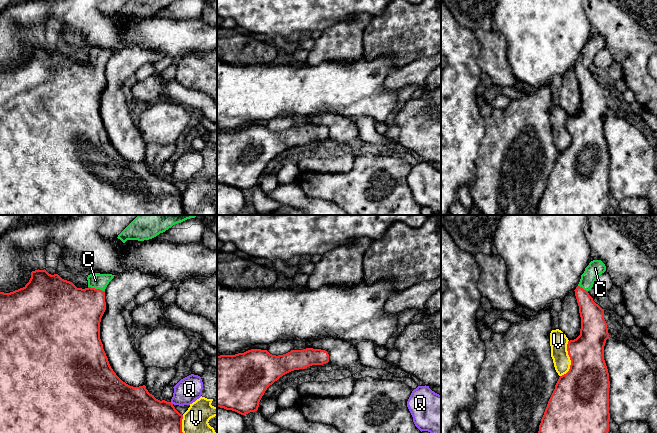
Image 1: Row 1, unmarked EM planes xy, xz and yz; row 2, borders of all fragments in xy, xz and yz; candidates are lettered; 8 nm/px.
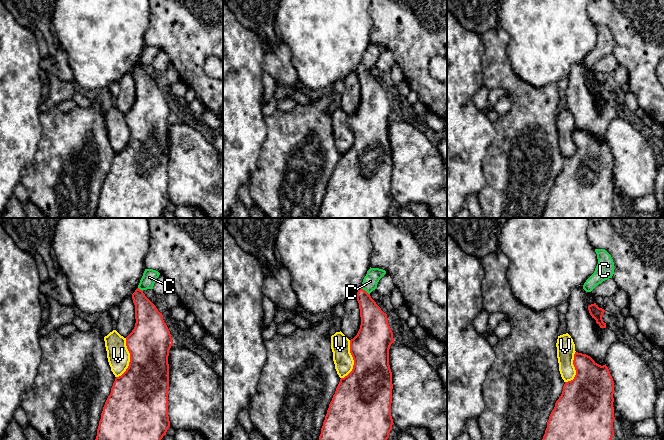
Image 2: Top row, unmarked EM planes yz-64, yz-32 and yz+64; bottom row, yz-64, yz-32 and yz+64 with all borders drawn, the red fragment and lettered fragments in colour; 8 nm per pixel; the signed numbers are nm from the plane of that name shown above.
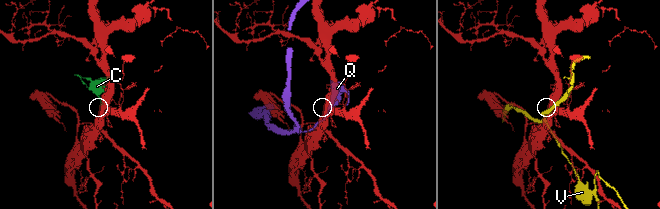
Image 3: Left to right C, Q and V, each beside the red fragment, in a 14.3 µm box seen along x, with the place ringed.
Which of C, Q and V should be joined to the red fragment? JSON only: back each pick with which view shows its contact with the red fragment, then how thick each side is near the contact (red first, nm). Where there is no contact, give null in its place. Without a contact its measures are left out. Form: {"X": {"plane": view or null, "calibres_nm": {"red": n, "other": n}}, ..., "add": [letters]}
{"C": {"plane": "xy", "calibres_nm": {"red": 400, "other": 130}}, "add": ["C"]}

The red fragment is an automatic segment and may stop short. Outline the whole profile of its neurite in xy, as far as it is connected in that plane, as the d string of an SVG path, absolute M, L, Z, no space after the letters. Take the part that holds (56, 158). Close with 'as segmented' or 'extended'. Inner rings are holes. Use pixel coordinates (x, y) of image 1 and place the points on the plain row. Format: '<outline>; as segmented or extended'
M45 45L31 48L29 58L18 66L10 69L0 68L0 215L185 215L182 208L183 191L180 190L171 178L158 176L150 170L146 162L133 163L123 158L111 144L103 120L100 115L100 98L106 86L105 65L114 54L112 50L92 49L88 51L88 63L77 64L72 58L62 55L58 50L51 51Z; extended

